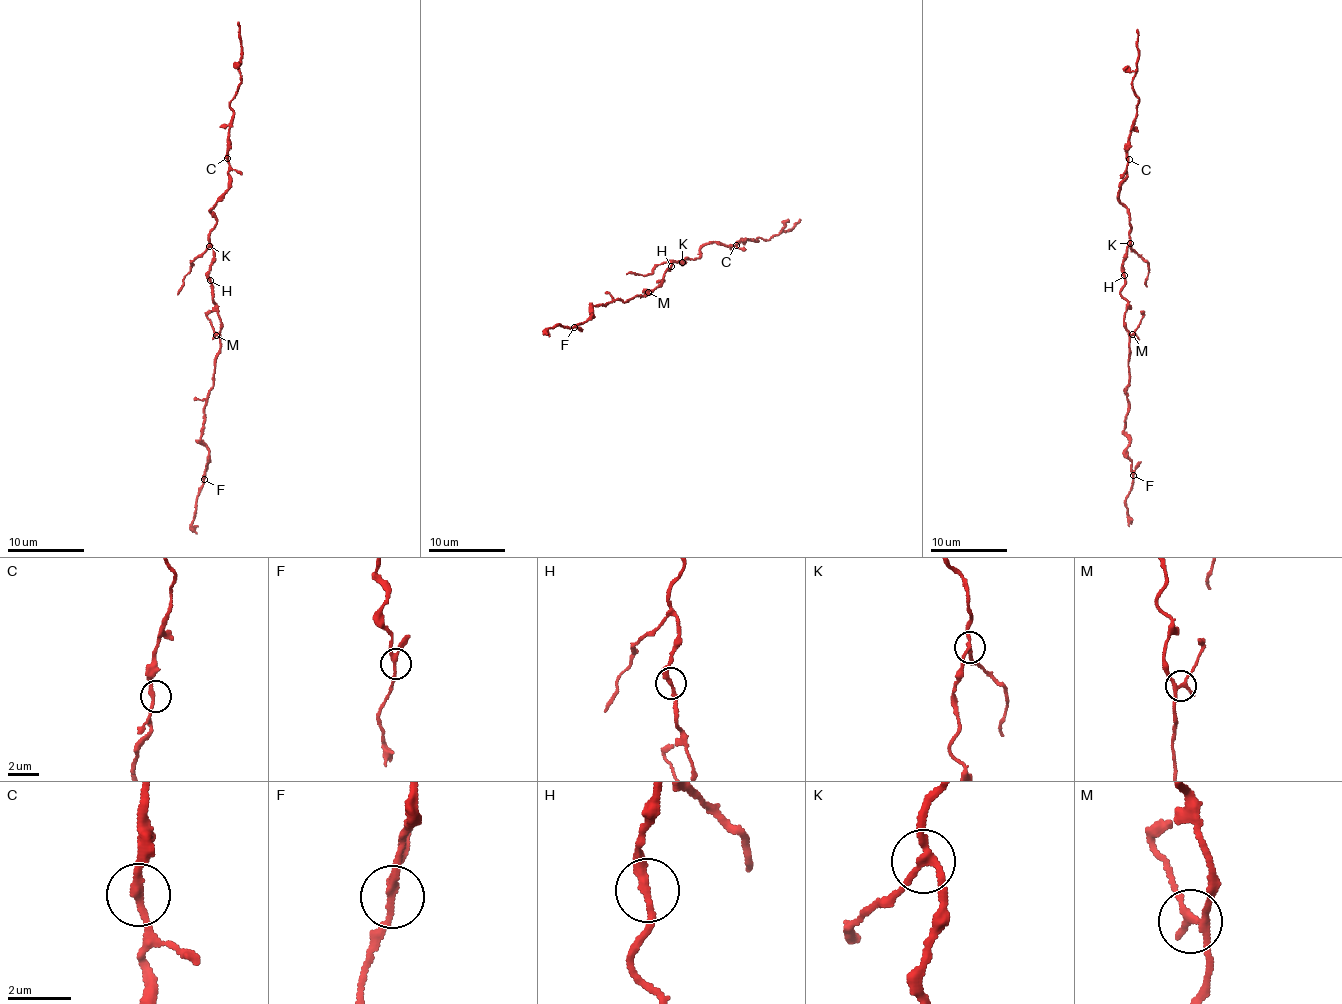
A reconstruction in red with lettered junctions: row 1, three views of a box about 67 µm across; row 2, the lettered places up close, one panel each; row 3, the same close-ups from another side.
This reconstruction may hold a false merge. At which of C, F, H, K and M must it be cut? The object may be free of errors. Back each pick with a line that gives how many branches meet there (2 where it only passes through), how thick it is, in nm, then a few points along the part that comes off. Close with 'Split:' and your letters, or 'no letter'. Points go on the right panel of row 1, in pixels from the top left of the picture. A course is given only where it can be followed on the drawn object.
K: 3 branches meet; 200 nm thick; foreign part runs (1131, 242), (1135, 253), (1148, 262), (1147, 286)
Split: K

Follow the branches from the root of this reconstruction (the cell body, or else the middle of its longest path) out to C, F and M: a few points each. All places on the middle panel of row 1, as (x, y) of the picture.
C: (672, 264), (678, 260), (685, 262), (689, 257), (699, 258), (707, 244), (719, 242), (730, 248), (736, 245)
F: (672, 264), (665, 280), (654, 290), (626, 302), (616, 299), (596, 305), (594, 316), (574, 327)
M: (672, 264), (665, 280), (648, 292)

